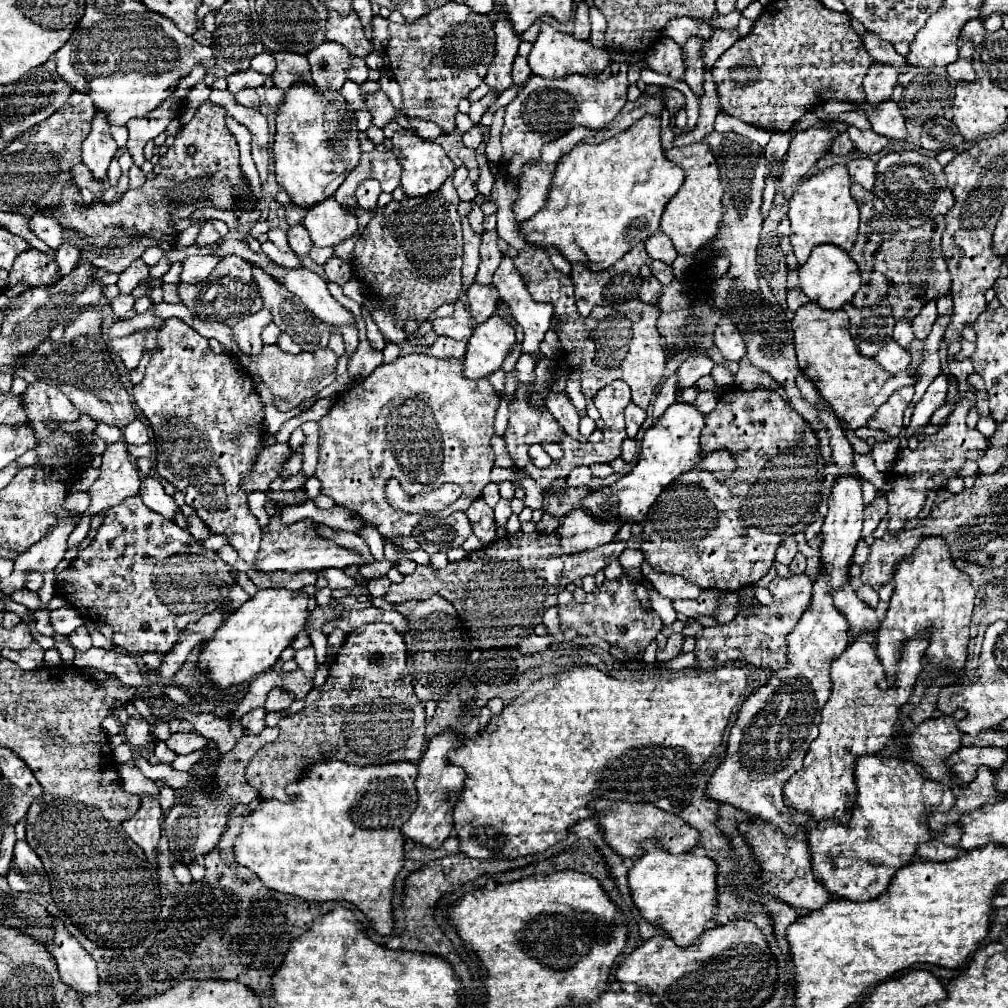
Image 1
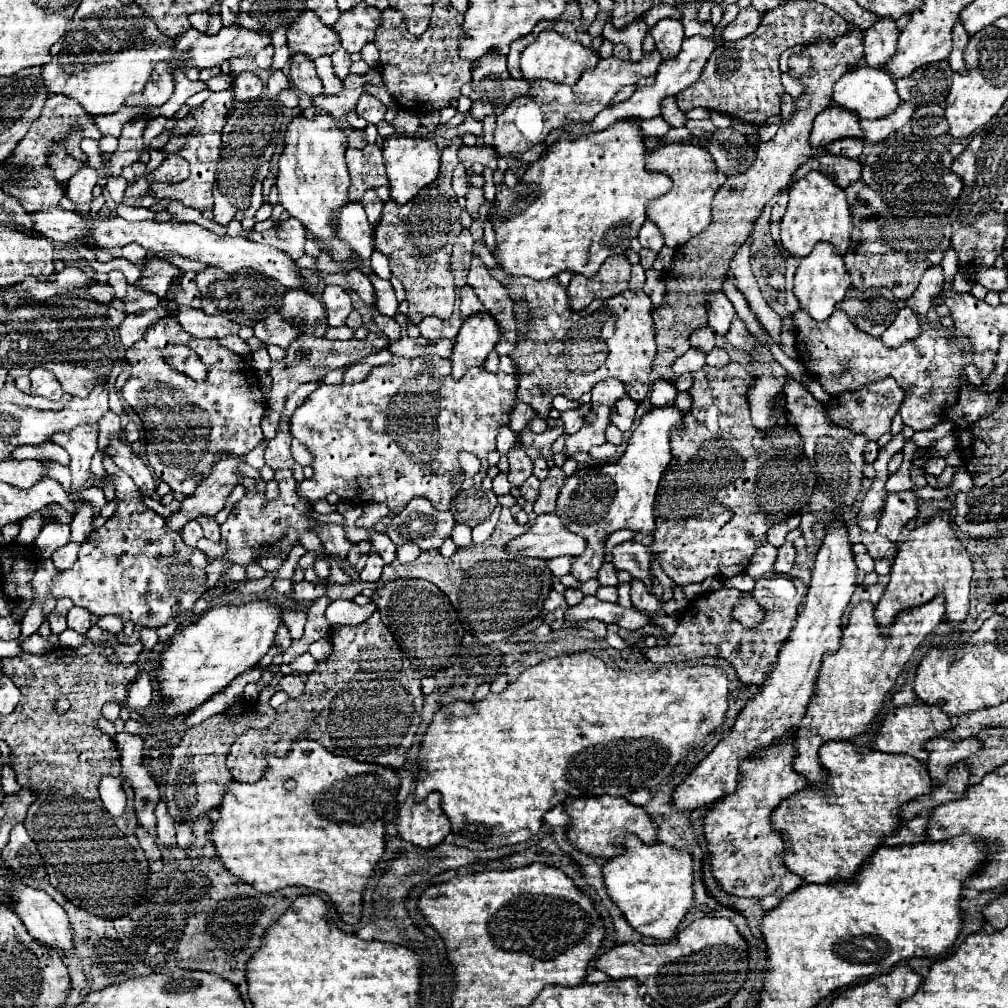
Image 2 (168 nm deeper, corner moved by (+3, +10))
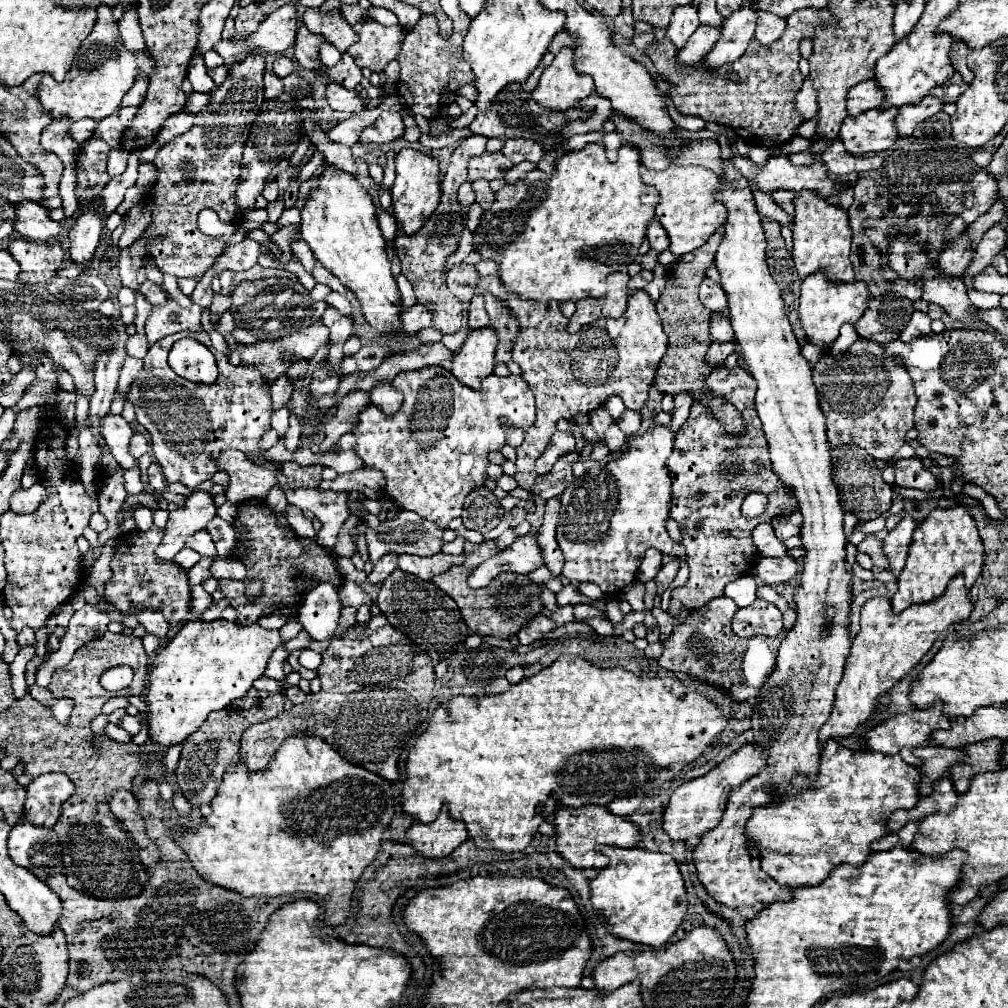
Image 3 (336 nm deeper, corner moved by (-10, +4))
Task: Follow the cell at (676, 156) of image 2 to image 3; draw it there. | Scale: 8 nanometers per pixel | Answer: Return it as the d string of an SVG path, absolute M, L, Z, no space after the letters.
M668 166L662 172L644 170L642 172L642 182L644 184L652 184L658 190L658 194L660 194L660 202L656 206L656 220L668 232L670 252L676 254L676 256L682 256L682 254L688 254L688 252L698 250L726 222L726 206L724 204L718 204L716 202L716 196L714 196L714 190L718 186L718 176L712 170L706 170L702 166Z

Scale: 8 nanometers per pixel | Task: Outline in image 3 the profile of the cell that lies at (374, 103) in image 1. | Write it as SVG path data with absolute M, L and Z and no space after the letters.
M382 112L382 116L360 134L362 144L386 144L404 134L404 122L398 112Z

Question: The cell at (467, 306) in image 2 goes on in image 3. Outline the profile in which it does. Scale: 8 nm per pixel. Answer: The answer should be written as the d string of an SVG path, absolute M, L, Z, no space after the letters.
M474 296L470 300L470 308L468 308L468 328L486 328L490 324L490 318L484 310L484 298L482 296Z

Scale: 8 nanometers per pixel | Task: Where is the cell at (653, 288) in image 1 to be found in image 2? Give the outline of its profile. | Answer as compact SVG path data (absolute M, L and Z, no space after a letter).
M635 264L633 270L631 270L629 288L631 288L631 290L639 290L639 288L643 288L643 284L645 284L645 270L643 270L641 264Z

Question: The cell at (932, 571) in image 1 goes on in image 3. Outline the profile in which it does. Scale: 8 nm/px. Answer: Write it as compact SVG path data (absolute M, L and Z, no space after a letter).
M964 506L956 508L934 508L924 522L914 530L906 566L898 576L898 590L892 598L892 610L902 612L912 604L930 602L938 598L946 584L956 576L964 574L968 588L974 586L974 580L980 576L984 564L984 546L978 534L978 528Z

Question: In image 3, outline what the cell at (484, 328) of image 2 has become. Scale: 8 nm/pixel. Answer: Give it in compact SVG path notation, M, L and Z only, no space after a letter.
M490 328L472 330L462 348L452 358L452 374L468 388L478 390L480 380L494 370L498 336Z

